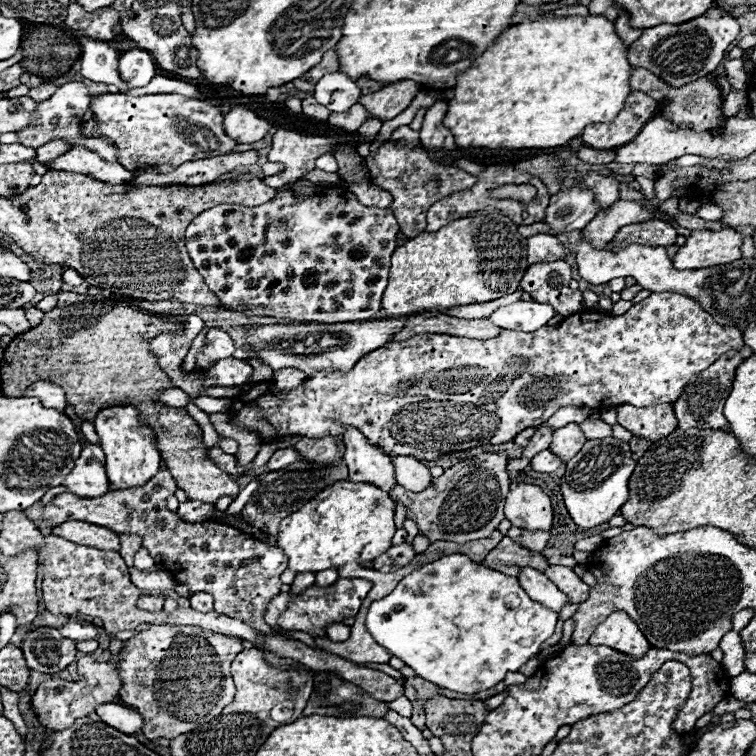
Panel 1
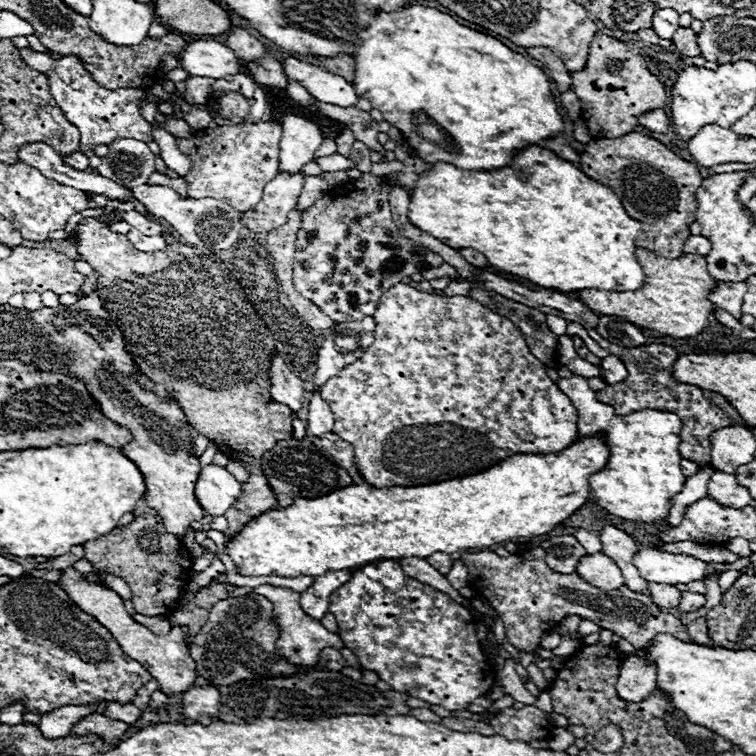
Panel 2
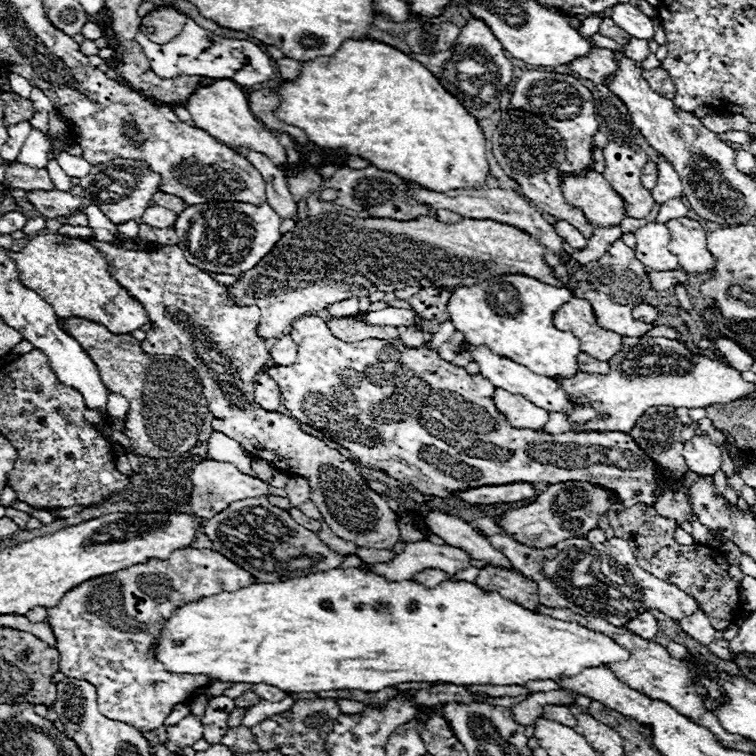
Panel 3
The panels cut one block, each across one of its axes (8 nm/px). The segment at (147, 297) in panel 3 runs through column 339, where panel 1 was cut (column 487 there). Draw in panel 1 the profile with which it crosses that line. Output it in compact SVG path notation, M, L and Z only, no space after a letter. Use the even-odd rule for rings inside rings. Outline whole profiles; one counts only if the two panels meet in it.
M484 452L452 464L422 492L410 492L396 484L390 496L406 504L408 518L418 524L418 530L428 536L430 542L450 540L464 544L466 540L480 540L490 536L504 518L504 498L510 486L506 464L508 458L504 452Z

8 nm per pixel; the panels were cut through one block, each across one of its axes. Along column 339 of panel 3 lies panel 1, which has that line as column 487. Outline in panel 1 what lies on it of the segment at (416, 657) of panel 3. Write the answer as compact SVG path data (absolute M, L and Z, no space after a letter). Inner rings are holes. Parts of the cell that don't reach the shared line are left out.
M450 554L450 556L444 556L436 562L430 562L426 566L422 566L420 570L414 570L412 574L408 574L404 580L398 582L398 586L388 594L384 596L382 600L374 600L368 608L368 616L366 616L366 628L368 632L372 634L372 638L384 646L392 656L398 656L400 660L406 662L406 666L410 666L420 678L440 686L440 688L448 688L448 690L454 690L454 692L462 692L462 694L476 694L476 692L482 692L482 690L488 690L492 686L496 686L498 682L502 682L506 678L508 672L518 672L522 664L526 664L530 658L538 656L540 652L540 646L554 634L554 628L556 628L556 622L558 622L558 612L552 612L550 608L544 608L540 602L534 602L524 590L522 586L518 584L518 578L514 576L506 576L498 570L490 570L482 564L476 564L472 562L468 556L464 554Z

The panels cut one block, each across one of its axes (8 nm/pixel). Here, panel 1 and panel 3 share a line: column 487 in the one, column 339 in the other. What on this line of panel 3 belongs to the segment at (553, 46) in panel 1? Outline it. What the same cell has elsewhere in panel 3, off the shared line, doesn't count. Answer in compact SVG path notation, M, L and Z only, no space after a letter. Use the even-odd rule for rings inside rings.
M346 40L334 56L320 56L316 60L306 62L302 66L302 74L300 74L298 80L284 82L276 90L282 96L282 102L280 102L280 108L276 110L276 116L290 126L306 130L308 138L318 146L344 148L350 156L360 156L360 158L368 160L372 166L382 168L384 172L394 172L396 176L402 176L402 178L418 184L420 188L428 188L428 190L434 190L434 192L448 192L448 190L462 190L462 188L476 188L476 190L478 188L480 190L490 188L492 176L490 176L490 166L488 166L488 160L486 160L486 138L484 138L482 128L478 126L478 120L470 112L466 112L466 108L448 90L444 90L444 86L438 82L438 78L424 64L412 60L410 56L406 56L404 52L400 52L400 50L396 50L388 44L382 44L382 42L376 42L376 40Z

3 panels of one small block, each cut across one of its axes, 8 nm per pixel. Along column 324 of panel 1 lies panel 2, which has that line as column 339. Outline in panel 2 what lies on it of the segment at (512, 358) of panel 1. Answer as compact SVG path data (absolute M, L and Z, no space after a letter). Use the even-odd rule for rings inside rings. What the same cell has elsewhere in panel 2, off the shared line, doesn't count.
M396 284L394 288L386 290L378 302L378 308L374 312L376 320L376 340L374 344L364 352L360 360L346 366L338 376L332 376L322 388L322 398L330 404L330 410L334 412L334 434L338 434L342 440L352 444L354 448L354 464L366 484L374 488L388 488L388 486L426 486L426 484L438 484L462 476L472 476L482 470L486 470L490 464L510 458L514 454L548 454L548 452L560 452L568 448L572 442L578 440L578 412L570 398L548 378L544 372L544 364L530 352L526 346L520 330L510 322L498 316L496 312L488 310L476 300L470 300L468 296L438 296L420 292L414 286L408 284Z

